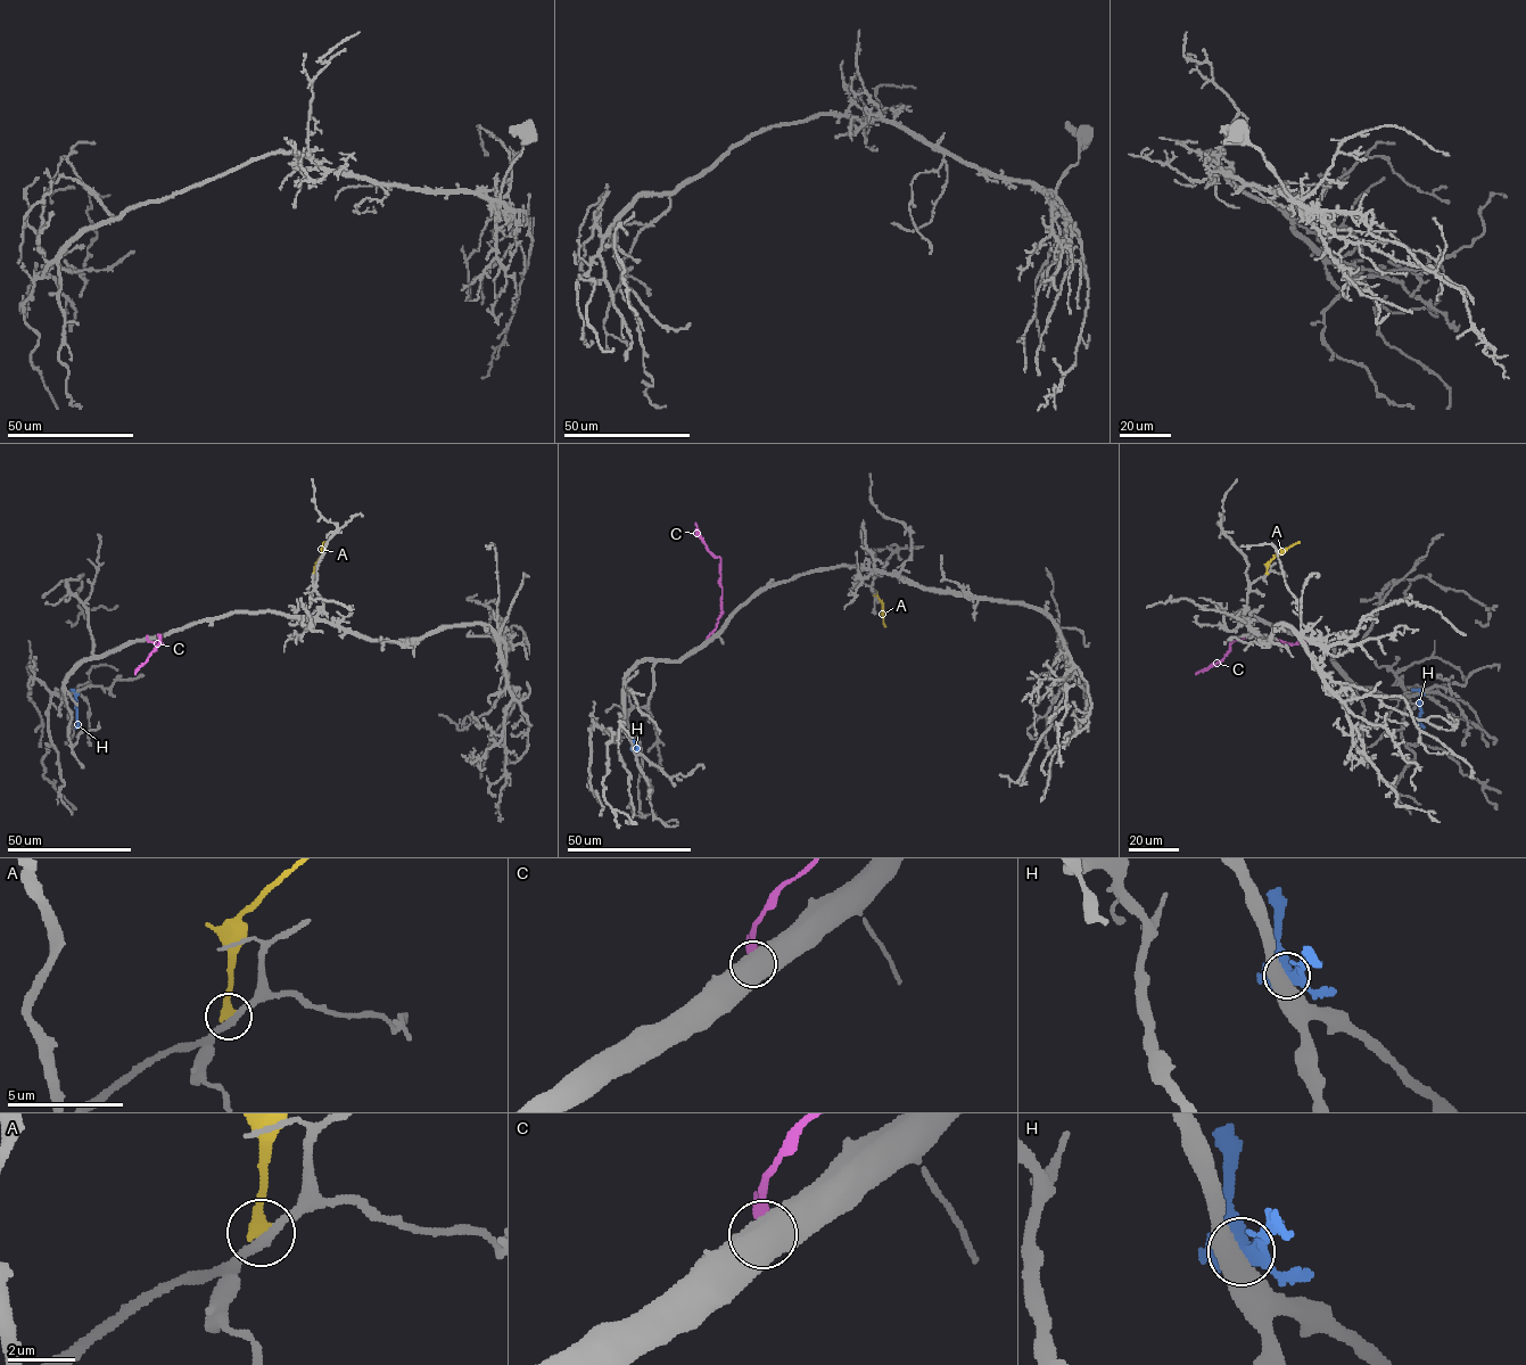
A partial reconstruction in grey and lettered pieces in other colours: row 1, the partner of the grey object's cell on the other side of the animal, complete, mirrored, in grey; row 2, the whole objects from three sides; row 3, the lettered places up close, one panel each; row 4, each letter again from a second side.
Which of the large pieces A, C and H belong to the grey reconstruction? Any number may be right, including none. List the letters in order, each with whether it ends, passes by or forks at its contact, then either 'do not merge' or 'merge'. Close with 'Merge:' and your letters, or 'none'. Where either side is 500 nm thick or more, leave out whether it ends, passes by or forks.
A: it ends; do not merge
C: do not merge
H: do not merge
Merge: none

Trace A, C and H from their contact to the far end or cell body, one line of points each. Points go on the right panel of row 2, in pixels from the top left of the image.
A: (1267, 574), (1268, 564), (1300, 542)
C: (1313, 638), (1291, 644), (1259, 635), (1246, 635), (1231, 642), (1222, 659), (1195, 674)
H: (1421, 691), (1419, 723), (1424, 728)

